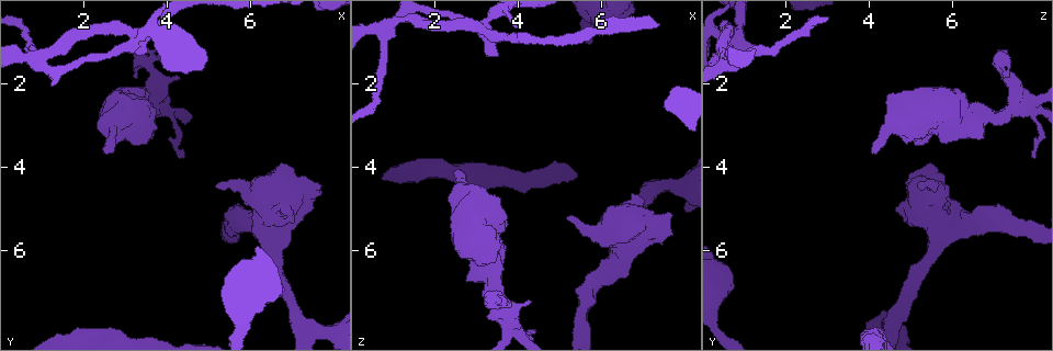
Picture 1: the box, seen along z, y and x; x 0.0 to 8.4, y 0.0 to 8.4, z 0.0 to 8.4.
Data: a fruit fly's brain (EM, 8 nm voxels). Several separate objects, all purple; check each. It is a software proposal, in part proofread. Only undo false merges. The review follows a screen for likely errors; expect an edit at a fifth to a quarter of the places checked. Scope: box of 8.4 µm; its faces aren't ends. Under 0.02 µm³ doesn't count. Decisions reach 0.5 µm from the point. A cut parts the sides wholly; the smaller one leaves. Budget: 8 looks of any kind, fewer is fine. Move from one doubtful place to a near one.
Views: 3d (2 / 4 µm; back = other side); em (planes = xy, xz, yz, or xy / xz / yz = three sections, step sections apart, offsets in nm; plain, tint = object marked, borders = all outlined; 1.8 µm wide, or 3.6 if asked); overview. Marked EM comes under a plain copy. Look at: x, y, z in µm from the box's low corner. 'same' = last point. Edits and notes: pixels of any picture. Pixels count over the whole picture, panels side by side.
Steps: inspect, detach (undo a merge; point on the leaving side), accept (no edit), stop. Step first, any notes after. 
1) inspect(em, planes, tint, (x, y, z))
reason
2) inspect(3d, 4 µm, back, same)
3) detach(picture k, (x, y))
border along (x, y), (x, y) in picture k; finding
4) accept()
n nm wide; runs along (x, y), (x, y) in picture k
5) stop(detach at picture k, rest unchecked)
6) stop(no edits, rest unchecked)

inspect(em, yz, step 8, tint, (3.15, 0.85, 0.70))
abrupt turn

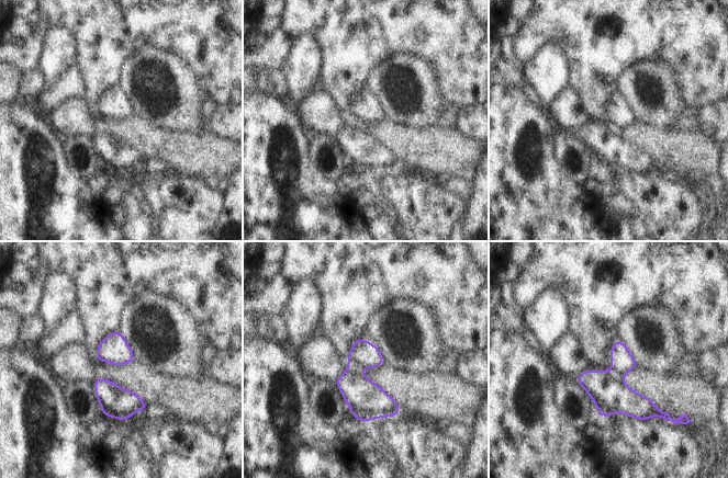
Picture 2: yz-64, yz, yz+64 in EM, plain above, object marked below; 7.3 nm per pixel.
inspect(em, xz, step 16, tint, same)
another direction

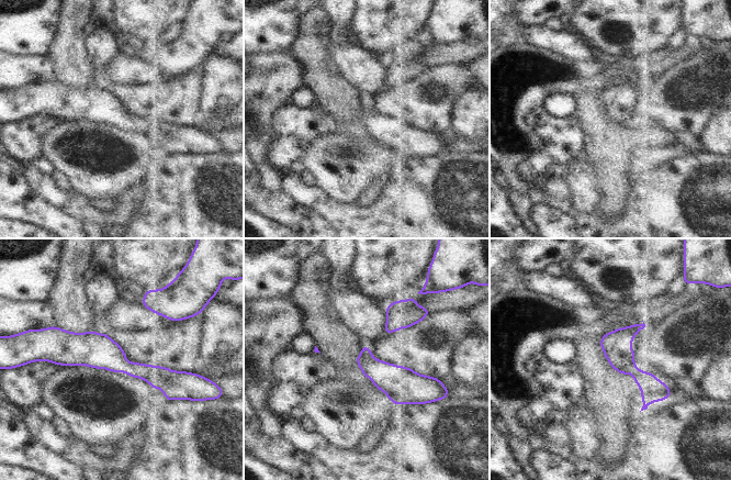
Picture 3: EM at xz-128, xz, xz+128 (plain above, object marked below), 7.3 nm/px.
detach(picture 3, (652, 390))
border along (636, 369), (631, 372) in picture 3; a second neuron is stuck on

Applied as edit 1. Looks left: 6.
inspect(em, yz, step 4, tint, (3.70, 2.35, 7.55))
calibre changes

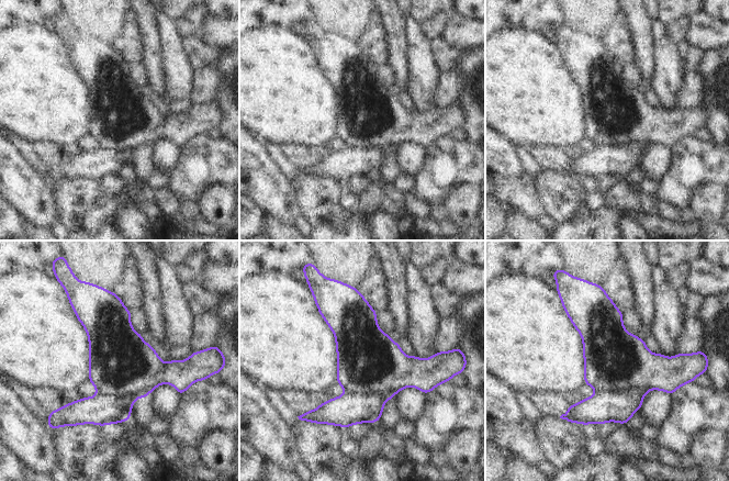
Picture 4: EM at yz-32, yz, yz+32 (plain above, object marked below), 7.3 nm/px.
inspect(em, planes, tint, same)
another direction

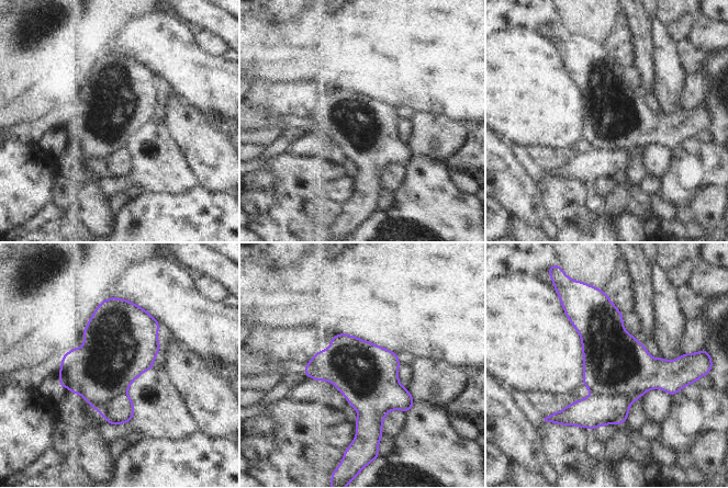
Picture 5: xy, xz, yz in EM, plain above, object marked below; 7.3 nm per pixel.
detach(picture 5, (614, 363))
460 nm wide; border along (592, 394), (594, 396), (640, 396) in picture 5; two neurons meet here

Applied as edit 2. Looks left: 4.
inspect(em, planes, tint, (6.35, 5.75, 5.70))
abrupt turn

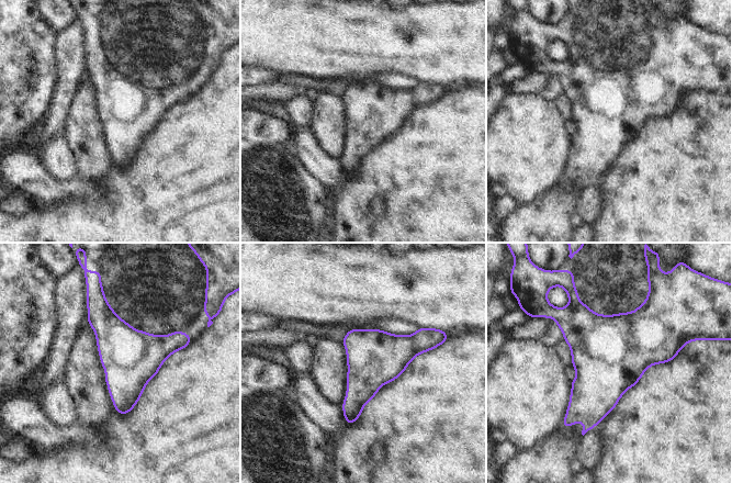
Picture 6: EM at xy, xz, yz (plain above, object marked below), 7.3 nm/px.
accept()
400 nm wide; continuous, no second neuron

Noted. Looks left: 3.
stop(detach at picture 3, detach at picture 5, rest unchecked)

